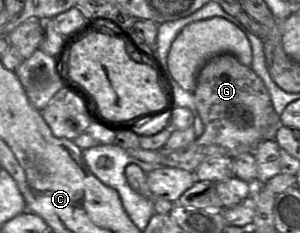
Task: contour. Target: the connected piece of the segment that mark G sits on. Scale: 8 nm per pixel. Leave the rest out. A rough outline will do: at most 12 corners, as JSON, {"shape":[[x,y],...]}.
{"shape":[[232,54],[199,71],[204,125],[161,165],[253,153],[280,117],[262,79]]}

